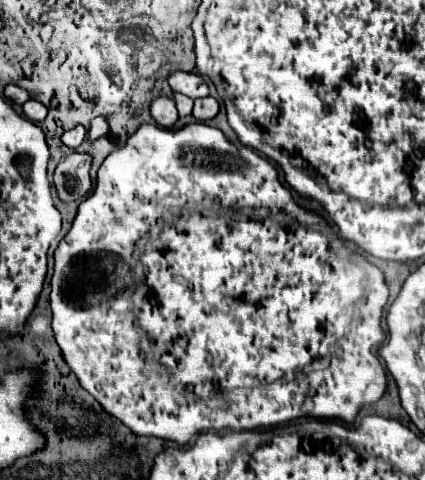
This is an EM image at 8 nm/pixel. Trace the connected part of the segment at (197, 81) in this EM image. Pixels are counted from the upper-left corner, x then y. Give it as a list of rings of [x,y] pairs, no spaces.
[[[181,70],[173,72],[169,76],[169,86],[173,88],[173,92],[181,92],[193,100],[209,96],[209,86],[199,74],[193,74],[193,72],[181,72]]]

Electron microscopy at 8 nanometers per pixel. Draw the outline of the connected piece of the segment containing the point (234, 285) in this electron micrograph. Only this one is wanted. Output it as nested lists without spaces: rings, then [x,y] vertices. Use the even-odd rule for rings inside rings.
[[[203,122],[185,124],[179,130],[165,130],[157,124],[141,124],[127,144],[111,152],[101,164],[95,180],[93,192],[79,204],[77,216],[71,230],[59,242],[55,250],[55,274],[51,280],[51,310],[53,310],[53,332],[61,348],[63,360],[77,376],[79,384],[95,398],[99,404],[123,422],[135,436],[155,436],[161,440],[187,446],[197,434],[205,430],[257,430],[265,426],[283,424],[303,416],[341,420],[353,424],[363,406],[375,404],[383,398],[387,390],[387,372],[375,354],[379,344],[385,340],[387,332],[381,326],[383,306],[389,298],[389,288],[383,272],[371,264],[365,256],[341,246],[339,250],[331,248],[331,238],[327,232],[321,232],[319,224],[325,220],[309,208],[303,208],[295,202],[289,188],[279,180],[277,168],[259,156],[249,146],[235,146],[219,128],[211,128]],[[255,208],[253,212],[263,212],[265,216],[247,216],[241,210]],[[161,218],[171,218],[173,222],[163,222],[161,232],[143,246],[143,254],[161,252],[163,266],[153,266],[153,274],[147,274],[143,256],[133,258],[137,252],[139,238],[147,230],[161,222]],[[311,360],[319,360],[319,368],[311,368]]]

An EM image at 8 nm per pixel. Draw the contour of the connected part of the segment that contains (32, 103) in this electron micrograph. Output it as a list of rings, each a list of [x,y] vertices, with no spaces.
[[[31,98],[31,100],[27,100],[27,102],[23,104],[23,112],[25,112],[25,116],[27,116],[29,120],[33,120],[33,122],[43,122],[45,116],[47,116],[47,106]]]

